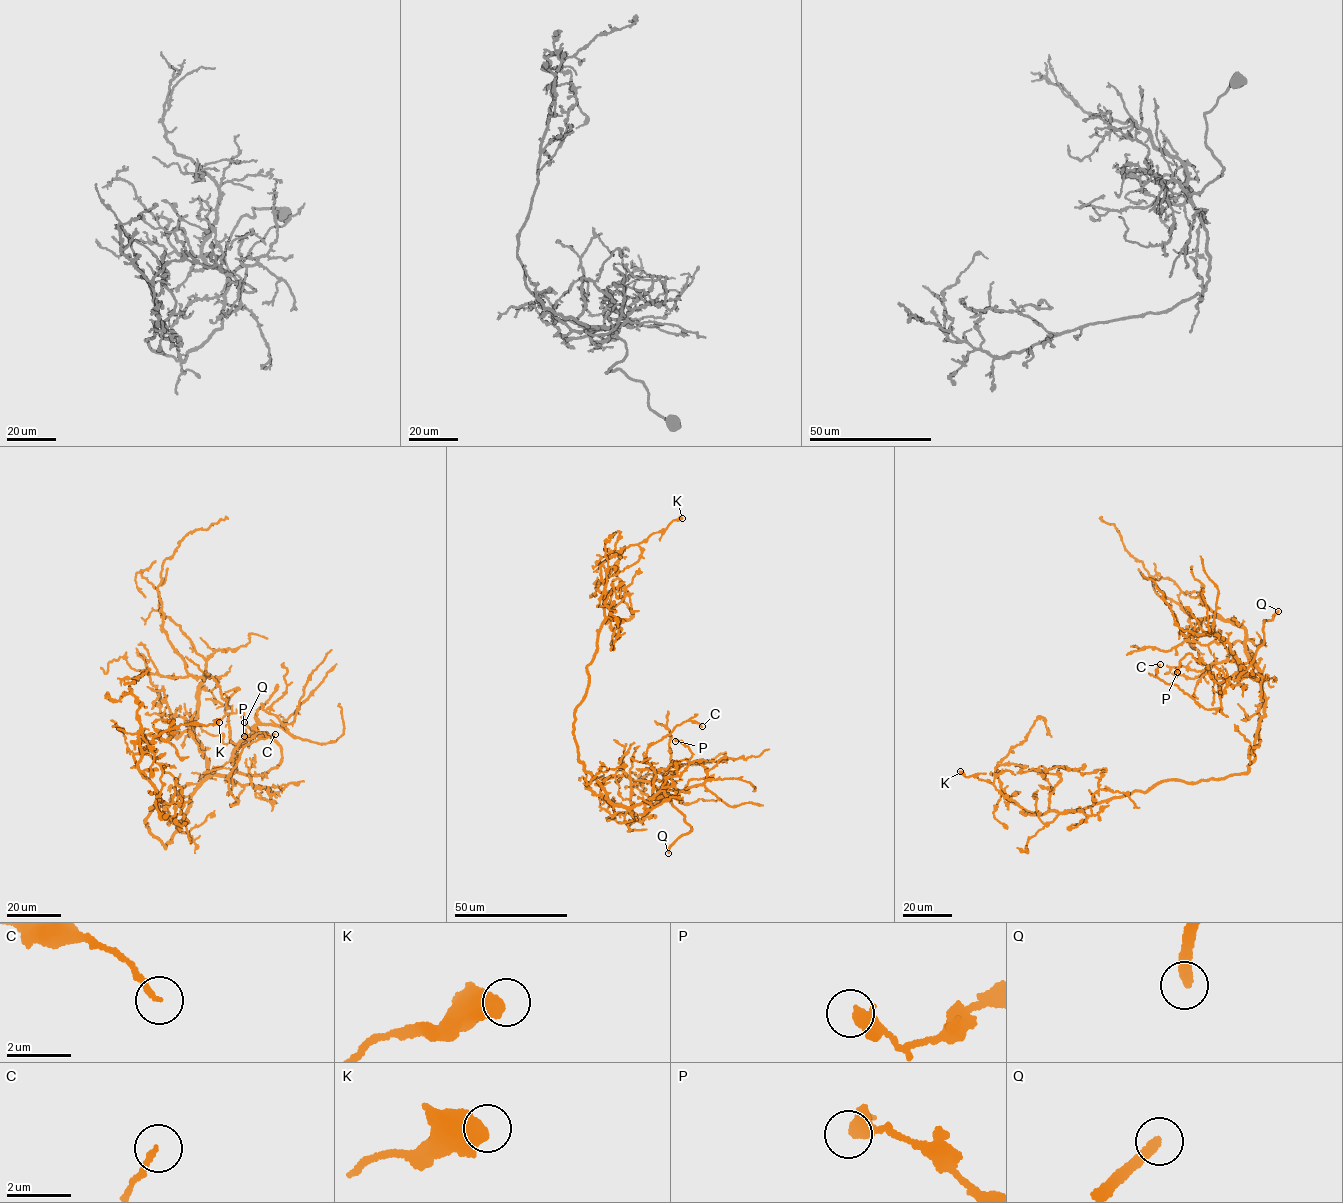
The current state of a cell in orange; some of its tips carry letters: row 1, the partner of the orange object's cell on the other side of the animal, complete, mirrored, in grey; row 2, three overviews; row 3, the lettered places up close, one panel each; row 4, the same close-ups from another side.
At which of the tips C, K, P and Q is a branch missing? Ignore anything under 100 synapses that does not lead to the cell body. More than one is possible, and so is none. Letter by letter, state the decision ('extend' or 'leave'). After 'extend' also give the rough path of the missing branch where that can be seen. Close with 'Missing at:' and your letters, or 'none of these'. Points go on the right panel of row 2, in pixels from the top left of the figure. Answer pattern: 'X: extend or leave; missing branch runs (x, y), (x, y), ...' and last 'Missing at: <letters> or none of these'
C: leave
K: leave
P: leave
Q: extend; missing branch runs (1278, 611), (1288, 601), (1299, 601), (1308, 596), (1311, 591), (1306, 583)
Missing at: Q

